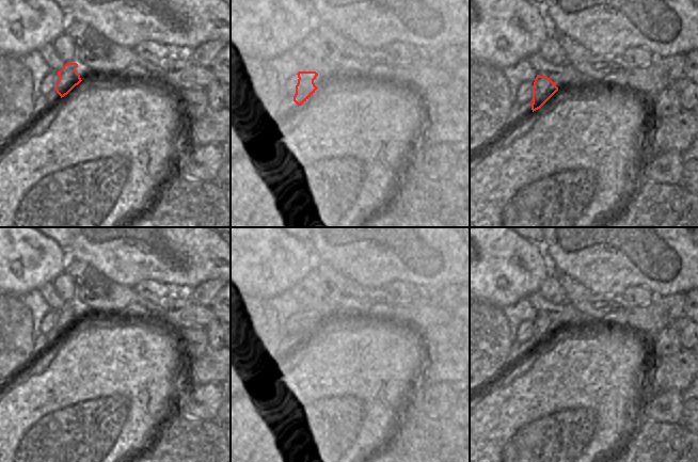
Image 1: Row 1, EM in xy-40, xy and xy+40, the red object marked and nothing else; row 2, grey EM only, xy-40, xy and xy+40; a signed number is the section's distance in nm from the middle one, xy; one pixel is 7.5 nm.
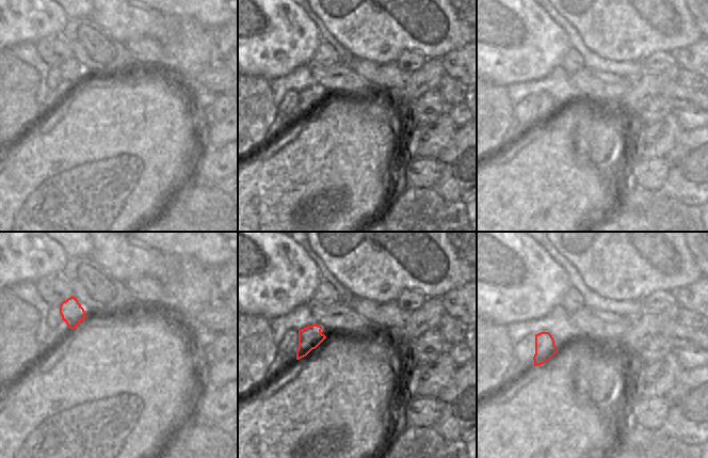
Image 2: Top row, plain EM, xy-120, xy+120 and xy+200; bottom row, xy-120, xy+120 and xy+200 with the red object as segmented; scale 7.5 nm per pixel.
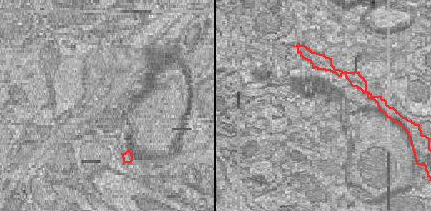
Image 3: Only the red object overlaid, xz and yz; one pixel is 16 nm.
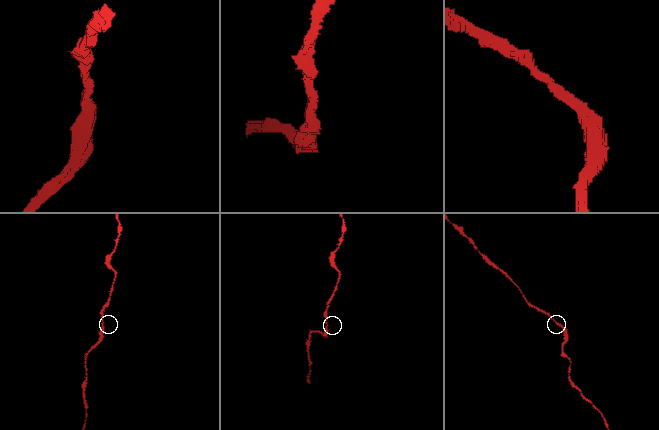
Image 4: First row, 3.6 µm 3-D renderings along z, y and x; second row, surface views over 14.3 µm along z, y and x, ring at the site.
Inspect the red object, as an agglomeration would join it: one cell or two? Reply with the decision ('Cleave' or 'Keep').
Keep

